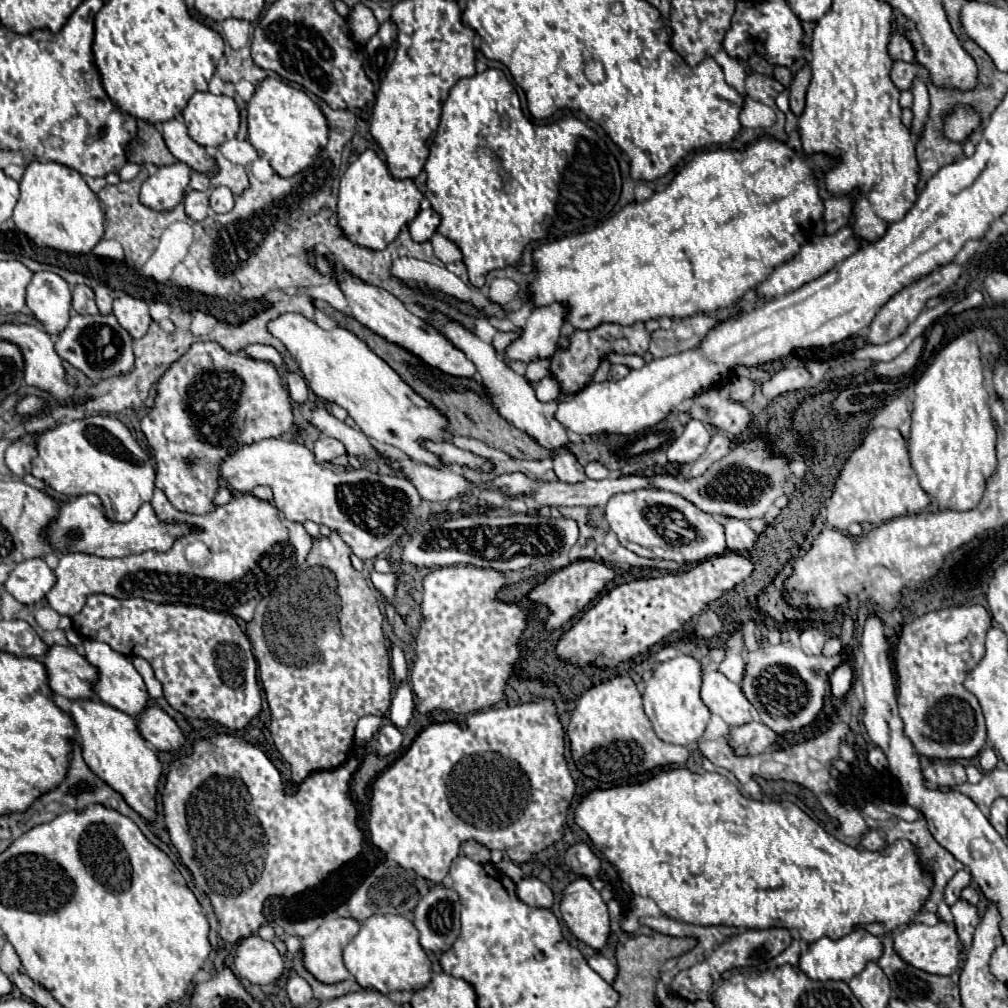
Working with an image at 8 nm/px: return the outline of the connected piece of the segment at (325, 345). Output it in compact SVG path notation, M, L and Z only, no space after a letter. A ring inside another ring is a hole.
M293 312L279 314L267 324L267 328L297 360L307 386L319 398L345 408L365 436L399 448L417 464L439 466L439 462L435 462L435 454L427 454L427 450L419 446L419 440L449 438L445 434L447 420L411 386L407 386L391 366L373 354L363 340L341 326L323 330L309 318Z

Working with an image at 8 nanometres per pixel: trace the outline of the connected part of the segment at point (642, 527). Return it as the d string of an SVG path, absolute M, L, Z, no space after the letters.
M649 487L615 494L605 506L605 520L621 546L643 558L689 564L727 550L723 526L715 520L715 516L699 510L687 498L667 490Z

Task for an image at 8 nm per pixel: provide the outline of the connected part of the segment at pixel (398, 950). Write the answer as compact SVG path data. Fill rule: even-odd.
M375 914L367 918L355 938L345 946L343 962L361 988L375 988L381 994L393 990L419 990L431 980L431 960L419 944L417 928L399 914Z

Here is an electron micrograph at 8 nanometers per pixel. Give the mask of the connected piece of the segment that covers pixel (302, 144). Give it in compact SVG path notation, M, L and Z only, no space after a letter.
M265 78L255 90L247 106L249 120L249 142L257 154L273 166L275 174L289 178L305 170L311 160L319 156L323 146L327 146L327 118L319 106L303 92L293 86L283 84L275 78Z

